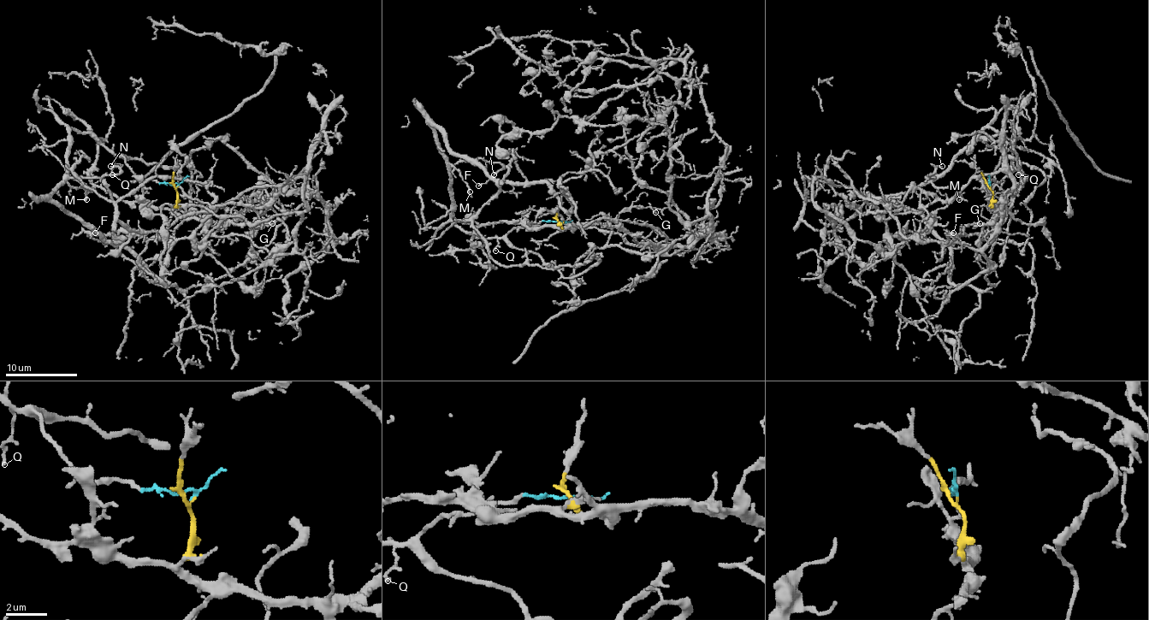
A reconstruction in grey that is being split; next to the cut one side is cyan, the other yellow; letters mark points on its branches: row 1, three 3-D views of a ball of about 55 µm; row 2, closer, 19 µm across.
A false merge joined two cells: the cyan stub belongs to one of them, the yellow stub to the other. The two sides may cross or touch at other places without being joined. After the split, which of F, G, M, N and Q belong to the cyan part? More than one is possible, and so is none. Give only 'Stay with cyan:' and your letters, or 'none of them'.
Stay with cyan: F, M, N, Q

